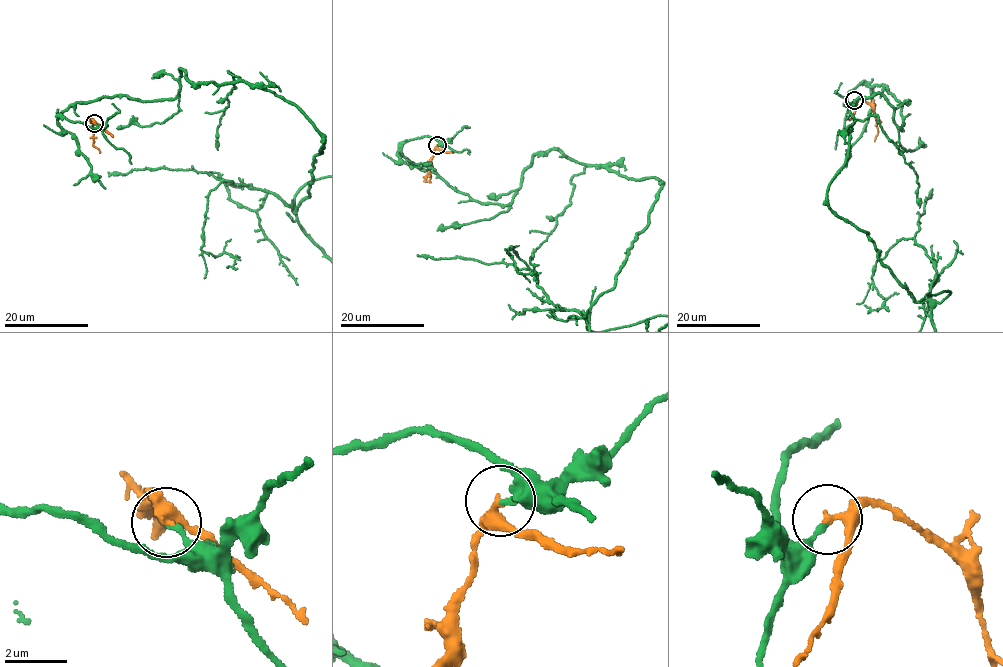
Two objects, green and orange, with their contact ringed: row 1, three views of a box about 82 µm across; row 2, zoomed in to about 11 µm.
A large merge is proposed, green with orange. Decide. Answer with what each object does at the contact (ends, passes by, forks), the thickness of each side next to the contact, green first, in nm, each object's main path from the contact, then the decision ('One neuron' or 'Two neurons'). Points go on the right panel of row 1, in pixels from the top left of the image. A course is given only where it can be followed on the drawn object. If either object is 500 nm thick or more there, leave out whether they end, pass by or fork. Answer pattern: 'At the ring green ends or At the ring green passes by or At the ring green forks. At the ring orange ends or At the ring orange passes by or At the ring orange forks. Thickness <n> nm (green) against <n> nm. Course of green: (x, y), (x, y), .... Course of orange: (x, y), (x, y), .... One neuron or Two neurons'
At the ring green ends. At the ring orange passes by. Thickness 170 nm (green) against 280 nm. Course of green: (853, 101), (881, 84), (902, 127), (848, 103), (828, 207), (913, 299), (949, 291). Course of orange: (853, 101), (863, 100), (873, 109), (878, 131), (875, 141). Two neurons

